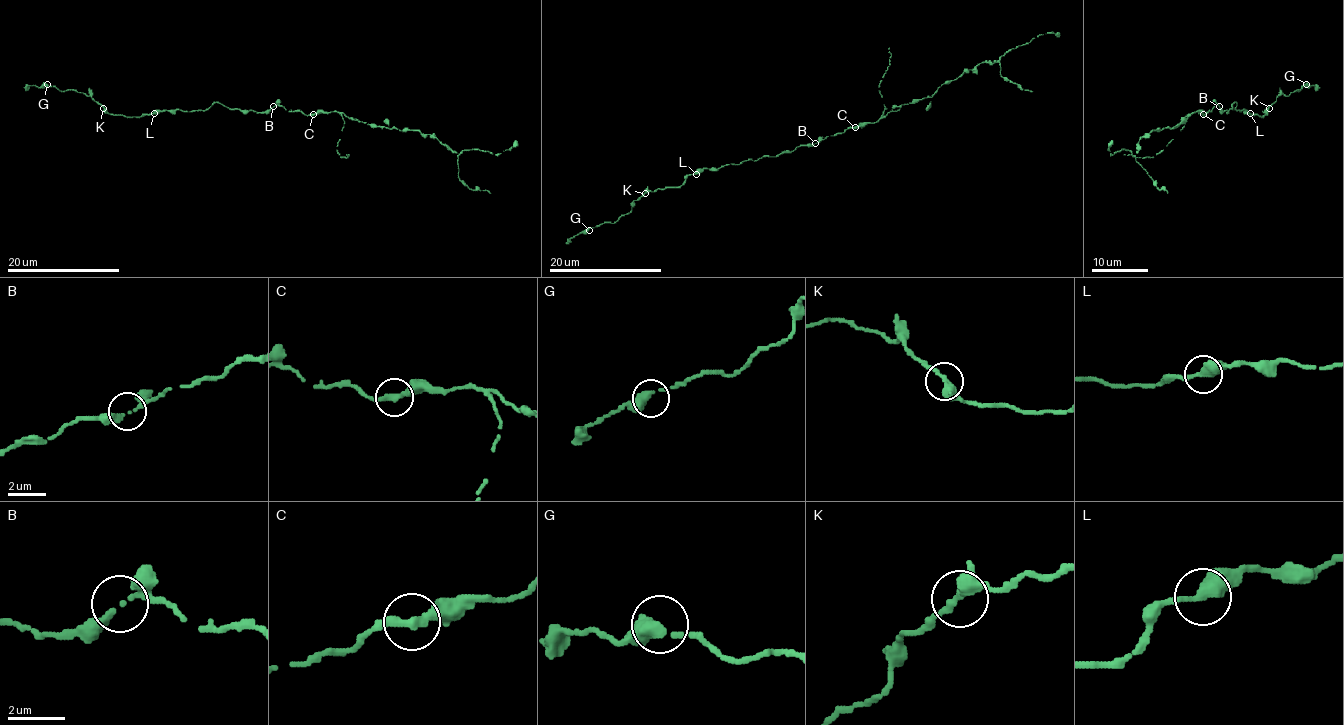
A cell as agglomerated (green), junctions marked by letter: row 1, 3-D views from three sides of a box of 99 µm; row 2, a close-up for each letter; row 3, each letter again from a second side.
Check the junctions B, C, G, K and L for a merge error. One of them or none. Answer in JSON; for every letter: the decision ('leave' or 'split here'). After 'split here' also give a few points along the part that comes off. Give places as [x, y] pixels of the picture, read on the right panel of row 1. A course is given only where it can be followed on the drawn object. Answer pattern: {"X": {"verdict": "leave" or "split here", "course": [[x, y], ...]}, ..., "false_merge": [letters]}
{"B": {"verdict": "leave"}, "C": {"verdict": "leave"}, "G": {"verdict": "leave"}, "K": {"verdict": "leave"}, "L": {"verdict": "leave"}, "false_merge": []}

